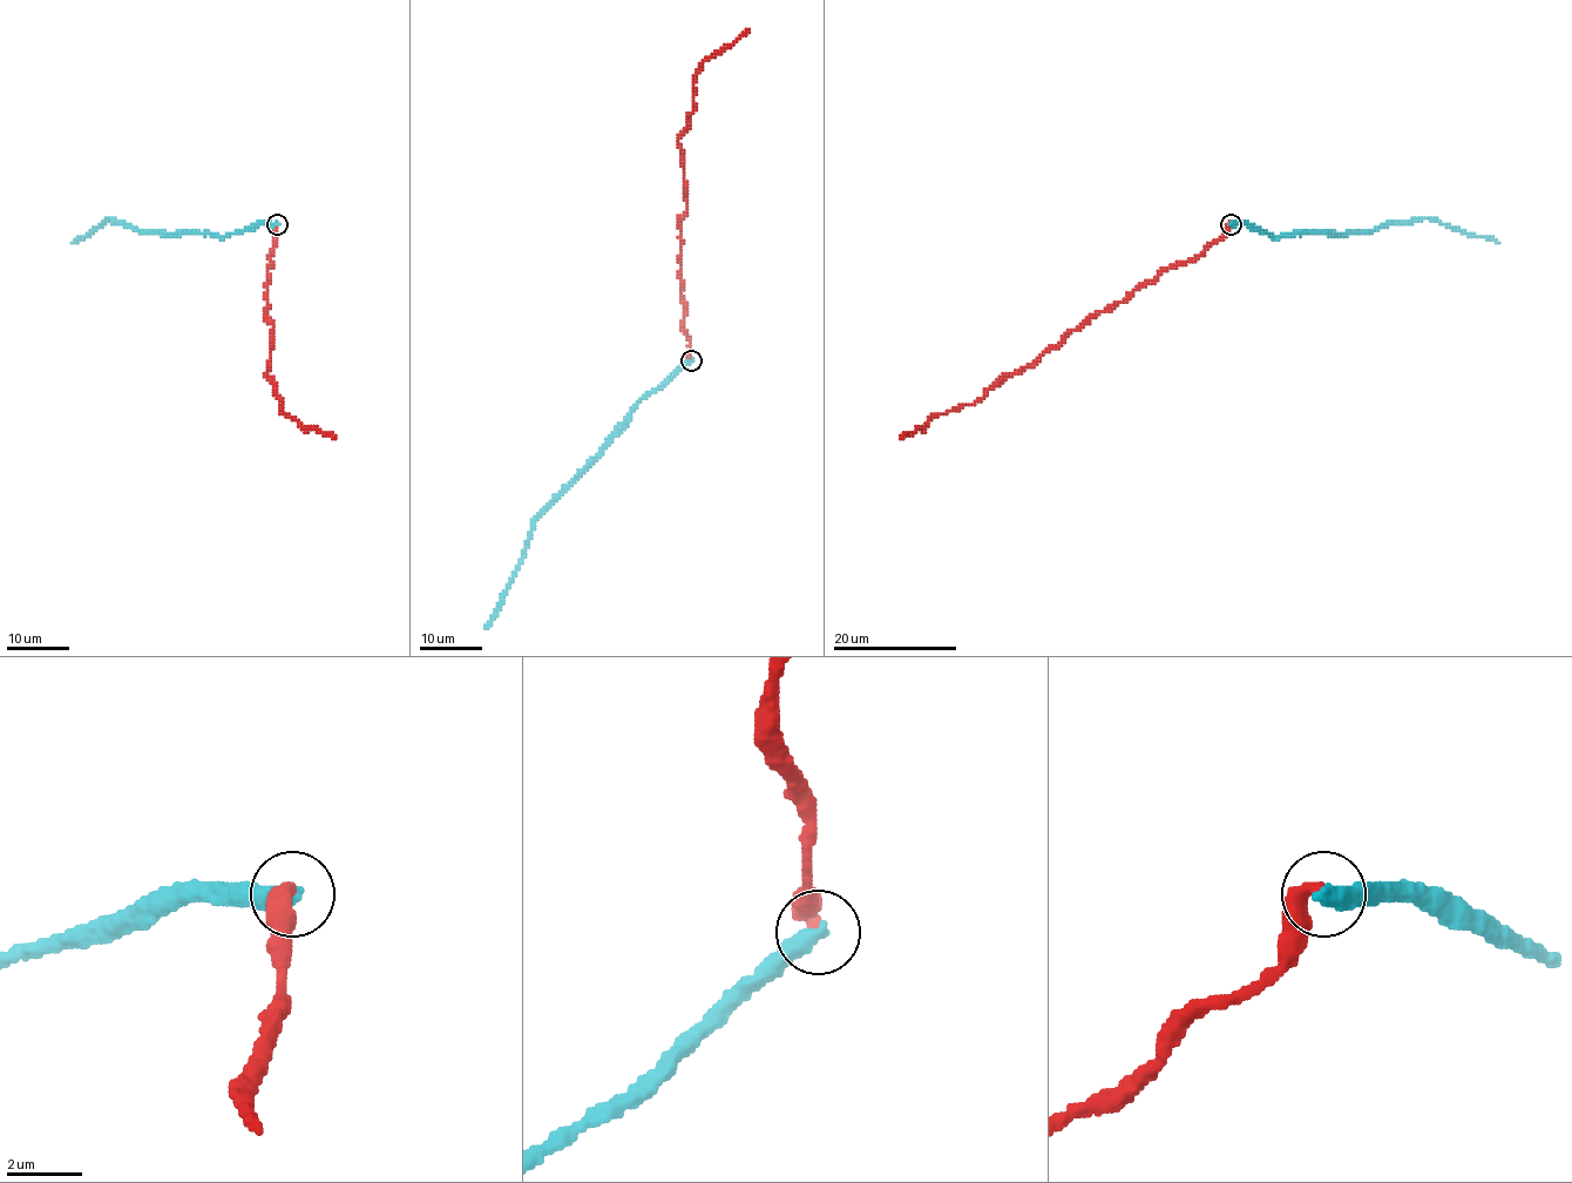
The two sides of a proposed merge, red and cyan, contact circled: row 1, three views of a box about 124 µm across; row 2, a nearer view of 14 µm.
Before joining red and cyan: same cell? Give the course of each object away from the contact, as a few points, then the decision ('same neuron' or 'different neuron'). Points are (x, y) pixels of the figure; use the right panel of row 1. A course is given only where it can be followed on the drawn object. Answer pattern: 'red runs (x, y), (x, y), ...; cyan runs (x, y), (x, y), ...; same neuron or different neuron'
red runs (1230, 223), (1199, 256), (1166, 266), (1129, 296), (1091, 313), (976, 401), (937, 413), (899, 439); cyan runs (1231, 223), (1249, 223), (1274, 236), (1355, 234), (1375, 231), (1388, 223), (1431, 218), (1499, 243); different neuron

